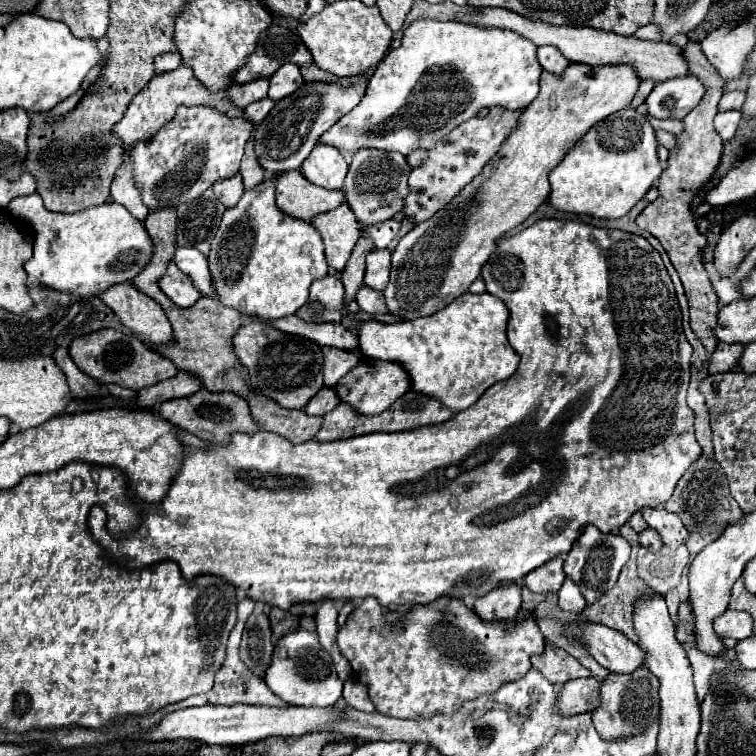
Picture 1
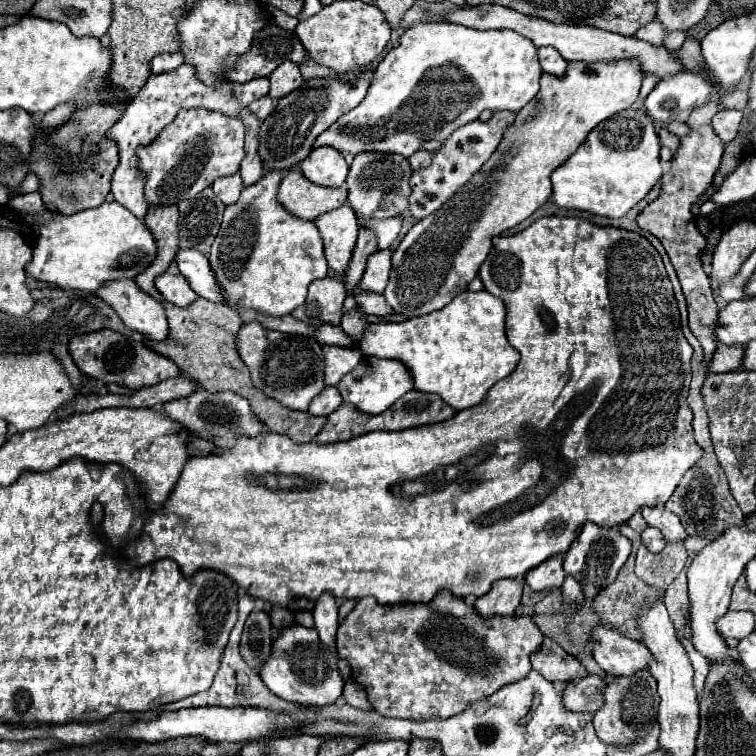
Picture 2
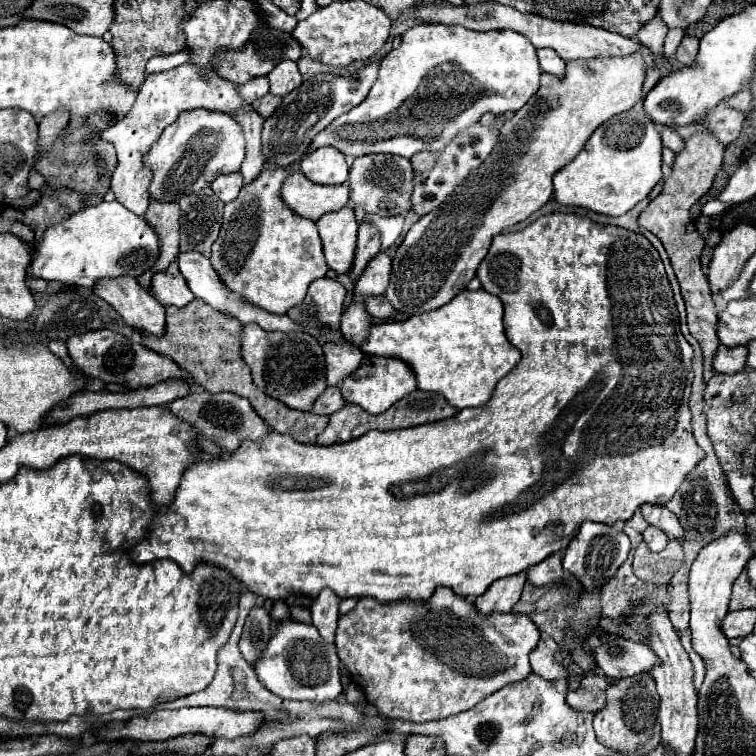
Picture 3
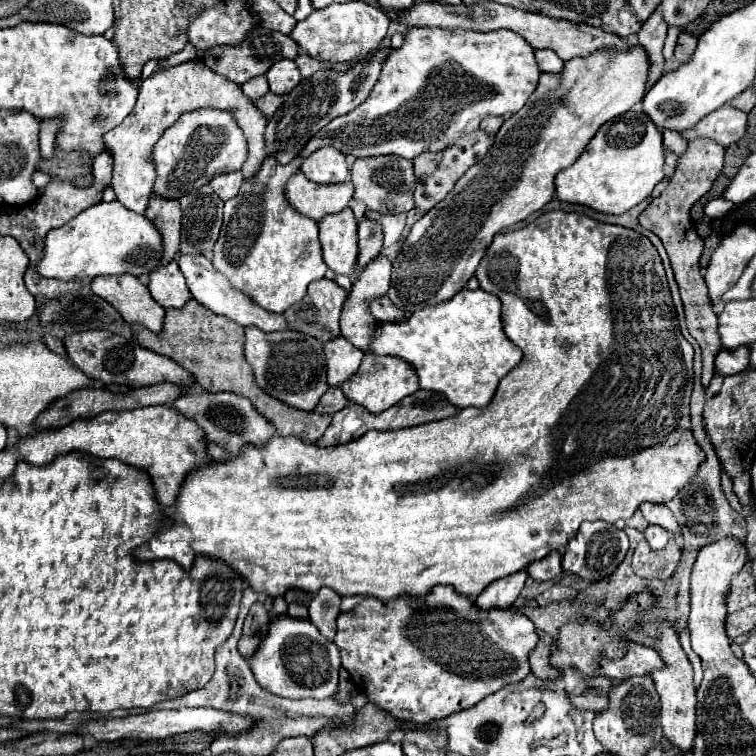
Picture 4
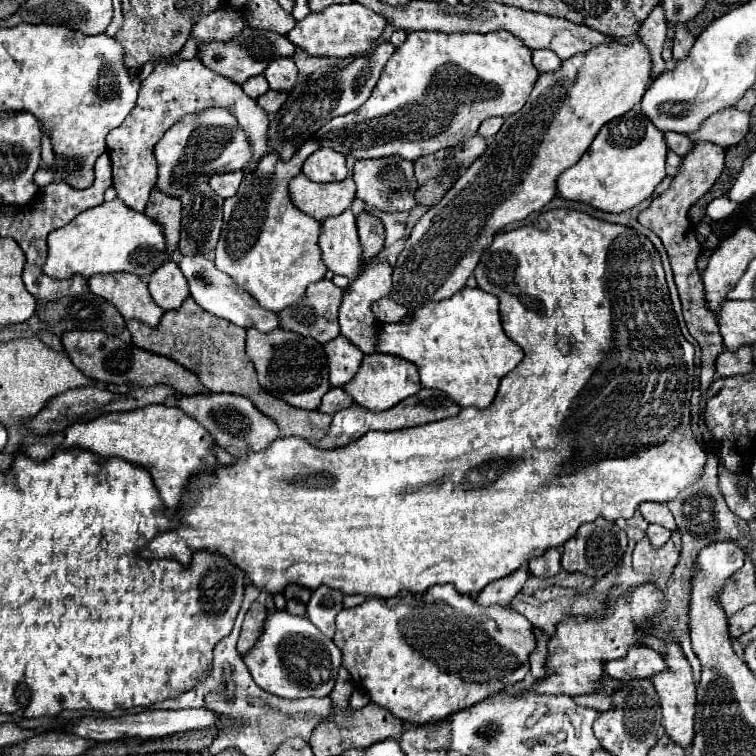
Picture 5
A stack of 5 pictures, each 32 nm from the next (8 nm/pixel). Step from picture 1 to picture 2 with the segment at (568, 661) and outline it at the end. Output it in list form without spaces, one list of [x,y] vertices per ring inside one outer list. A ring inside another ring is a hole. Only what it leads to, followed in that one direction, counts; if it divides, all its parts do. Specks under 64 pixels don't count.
[[[544,636],[540,650],[530,654],[530,662],[532,662],[532,668],[550,682],[568,682],[568,680],[582,678],[588,674],[574,656],[566,654],[548,636]]]

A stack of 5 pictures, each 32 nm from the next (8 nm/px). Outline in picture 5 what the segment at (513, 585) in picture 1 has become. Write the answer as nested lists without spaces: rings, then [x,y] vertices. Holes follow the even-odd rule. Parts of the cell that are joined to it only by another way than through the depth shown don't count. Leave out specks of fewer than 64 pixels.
[[[520,568],[520,570],[512,572],[510,576],[504,576],[504,580],[496,580],[496,582],[488,584],[488,588],[484,588],[478,594],[478,598],[476,598],[478,604],[482,604],[482,606],[490,606],[490,604],[508,606],[512,602],[512,598],[522,590],[528,576],[530,576],[528,568]]]

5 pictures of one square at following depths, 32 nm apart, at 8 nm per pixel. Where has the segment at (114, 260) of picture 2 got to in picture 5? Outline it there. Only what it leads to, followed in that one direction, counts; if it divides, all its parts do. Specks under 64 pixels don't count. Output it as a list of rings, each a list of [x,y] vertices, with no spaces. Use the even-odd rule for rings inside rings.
[[[114,198],[112,202],[84,210],[68,226],[54,230],[48,236],[48,258],[42,270],[52,278],[70,278],[72,274],[90,278],[92,274],[108,272],[148,276],[164,262],[168,262],[168,252],[162,226],[144,212],[128,208],[120,198]]]

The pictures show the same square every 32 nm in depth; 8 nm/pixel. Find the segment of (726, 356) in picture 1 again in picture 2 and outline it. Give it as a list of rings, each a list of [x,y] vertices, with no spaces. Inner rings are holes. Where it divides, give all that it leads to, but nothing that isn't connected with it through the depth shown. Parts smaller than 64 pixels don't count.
[[[718,344],[710,370],[712,372],[734,372],[742,368],[742,360],[744,360],[746,348],[744,346],[726,346],[726,344]]]

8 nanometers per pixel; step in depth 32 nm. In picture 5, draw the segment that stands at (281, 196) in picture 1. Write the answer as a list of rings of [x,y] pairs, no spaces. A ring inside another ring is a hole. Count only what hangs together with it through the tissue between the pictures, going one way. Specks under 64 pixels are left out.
[[[304,174],[290,180],[290,196],[304,214],[324,222],[330,216],[338,216],[348,210],[356,198],[354,180],[348,176],[342,182],[318,184]]]

